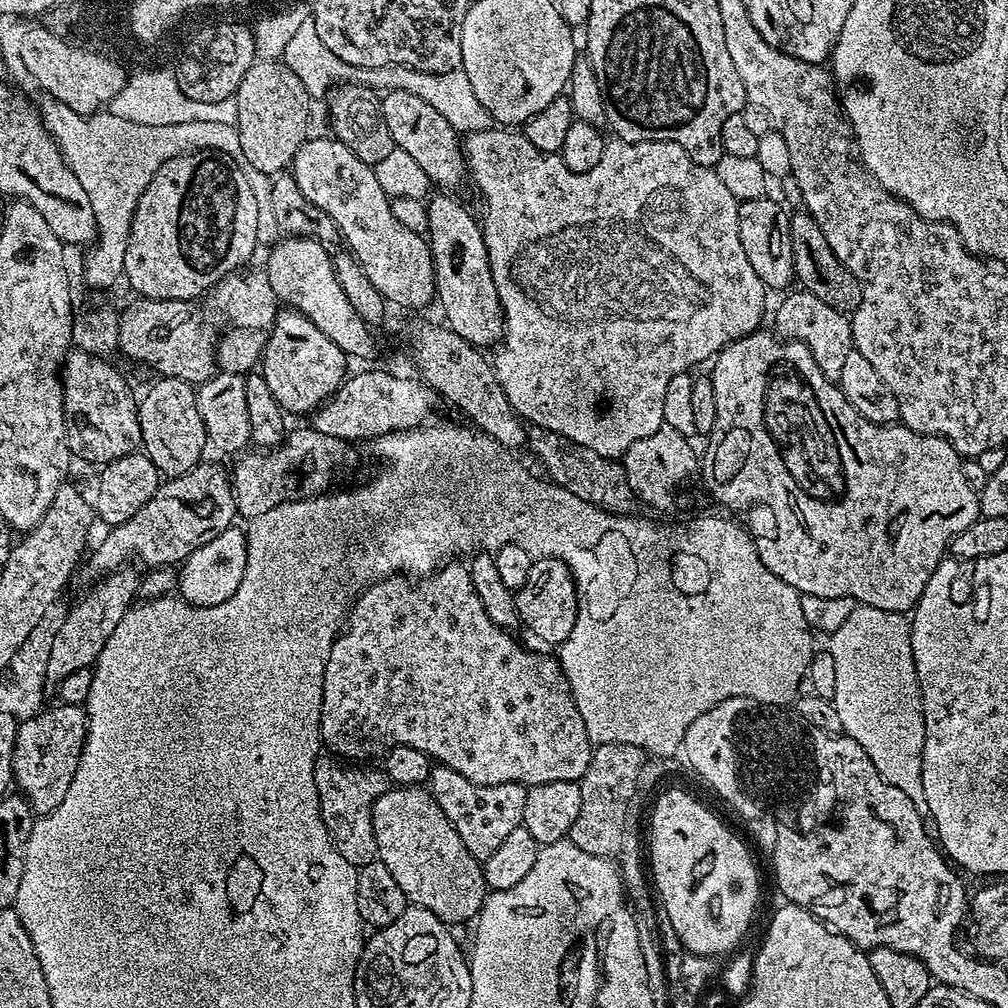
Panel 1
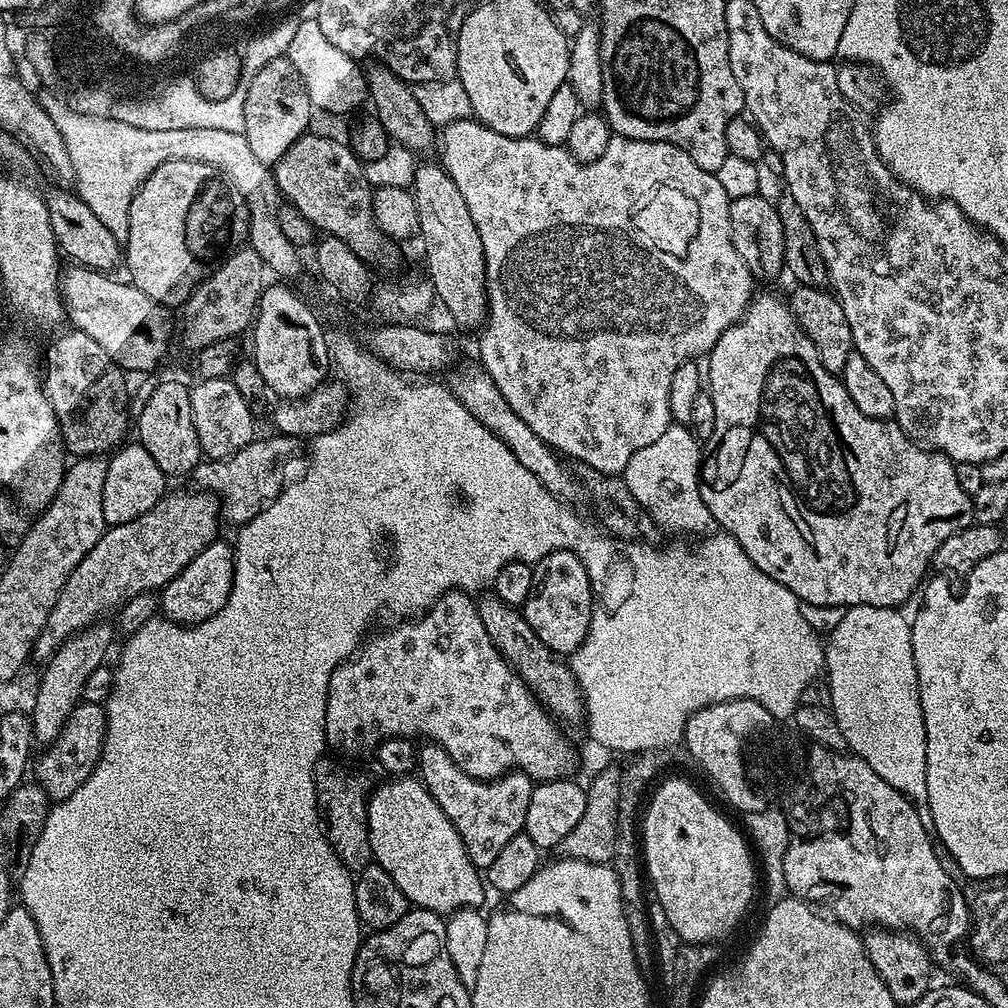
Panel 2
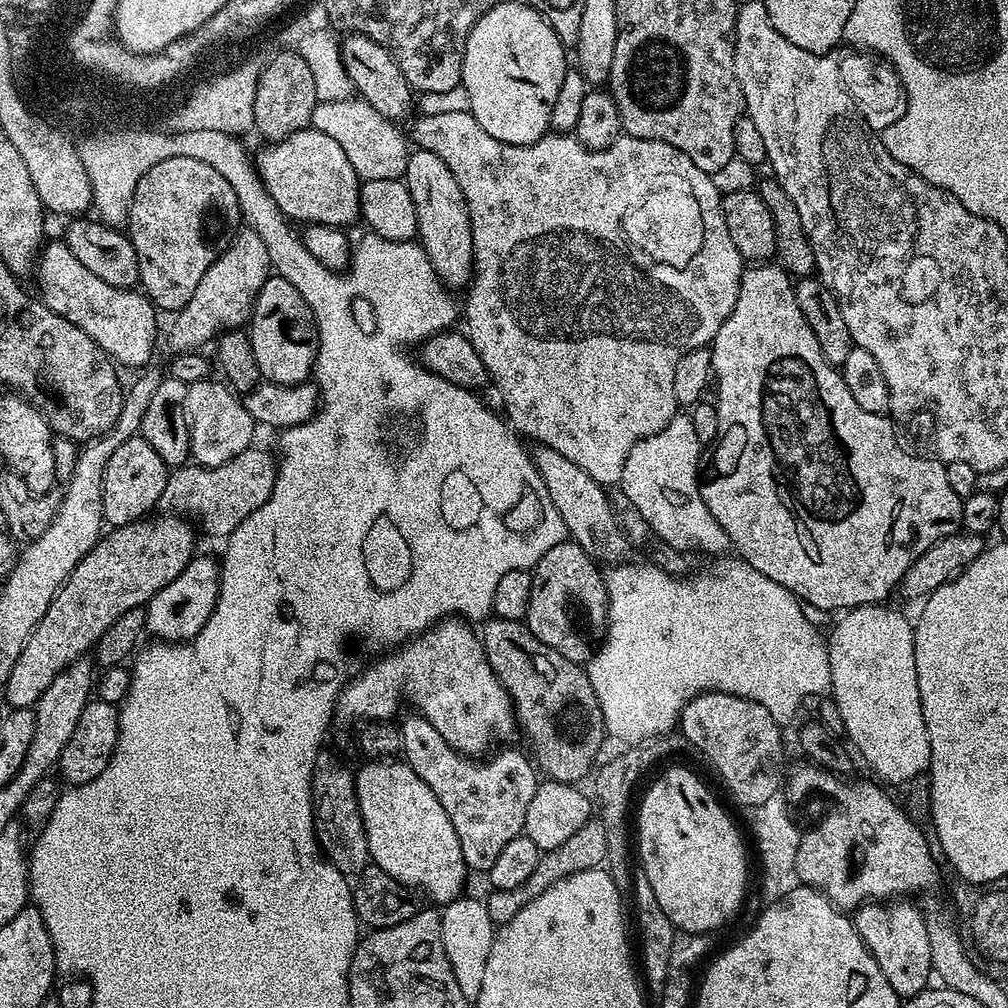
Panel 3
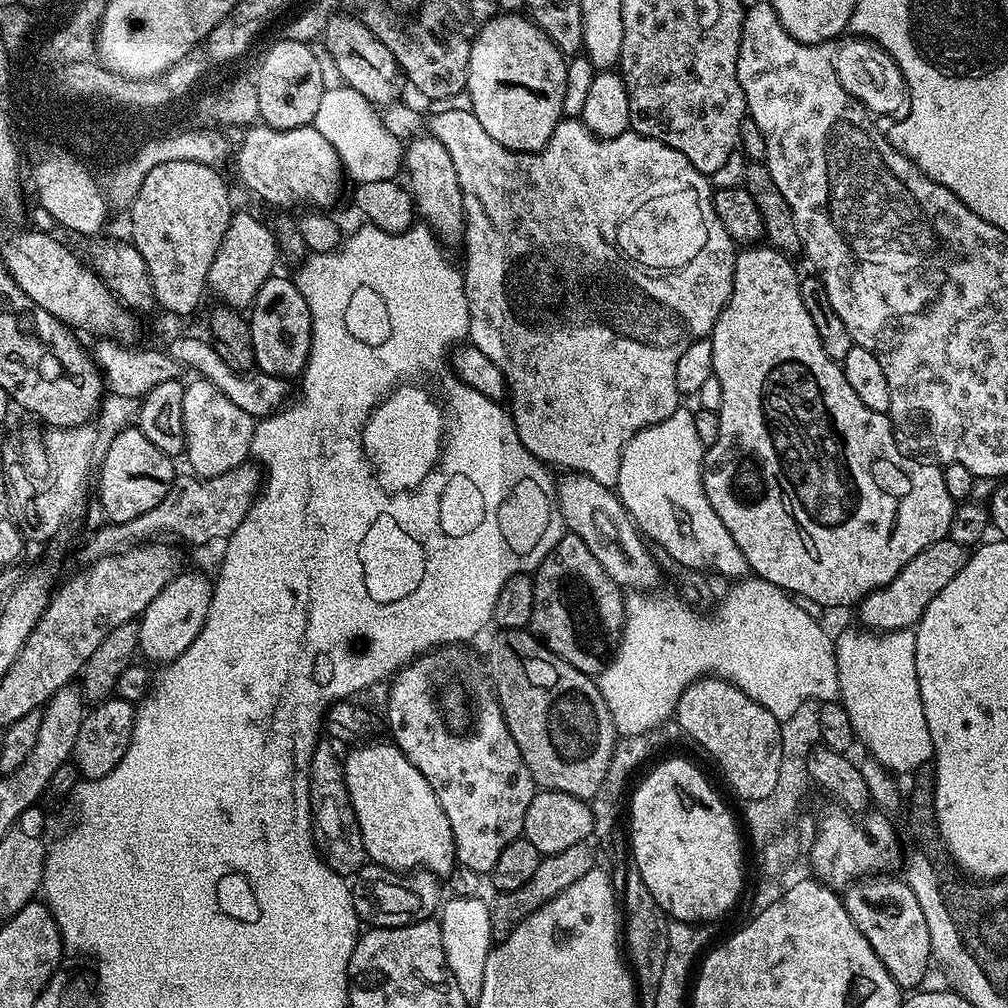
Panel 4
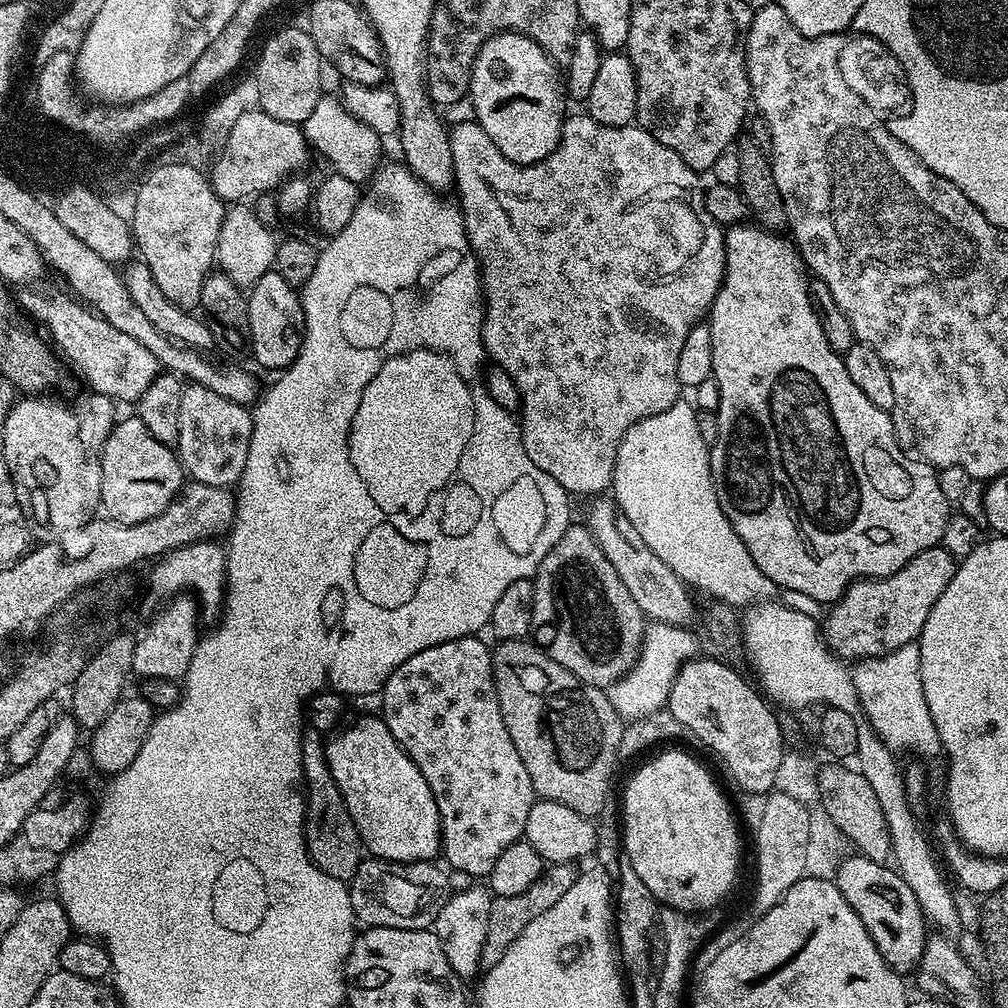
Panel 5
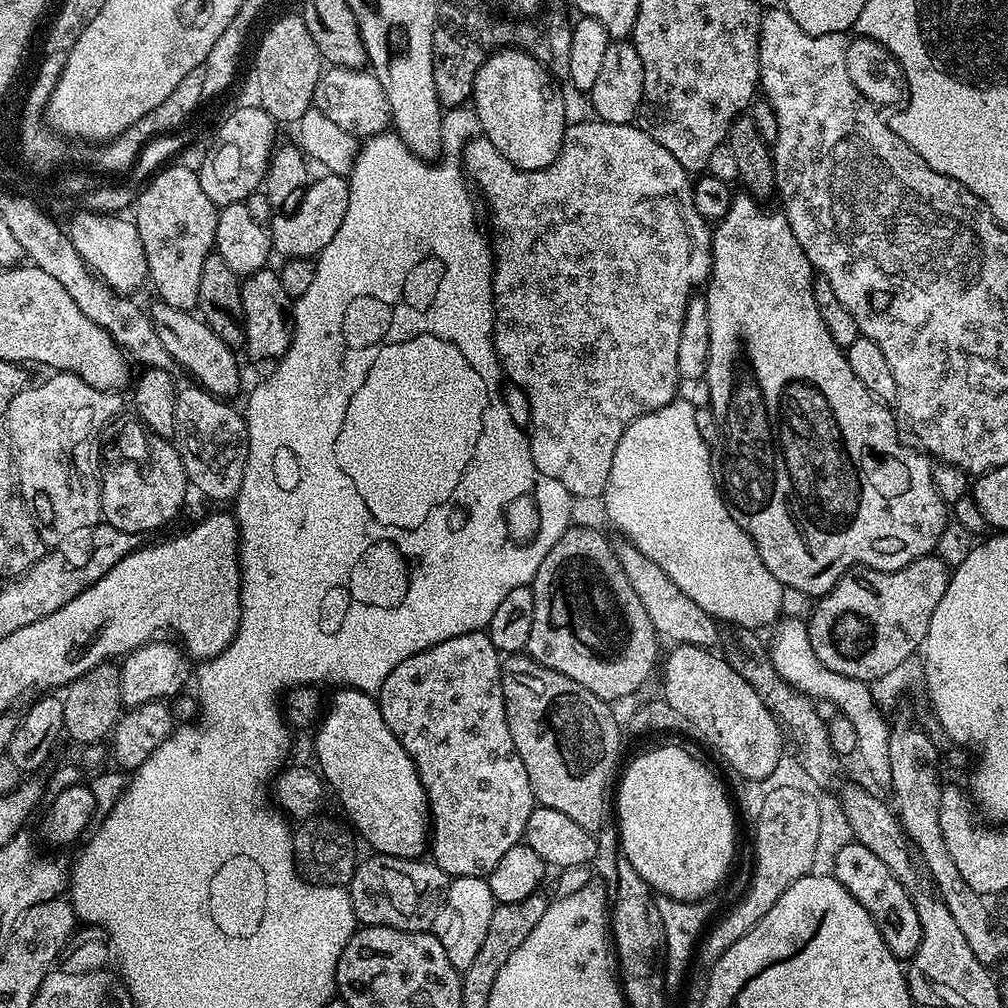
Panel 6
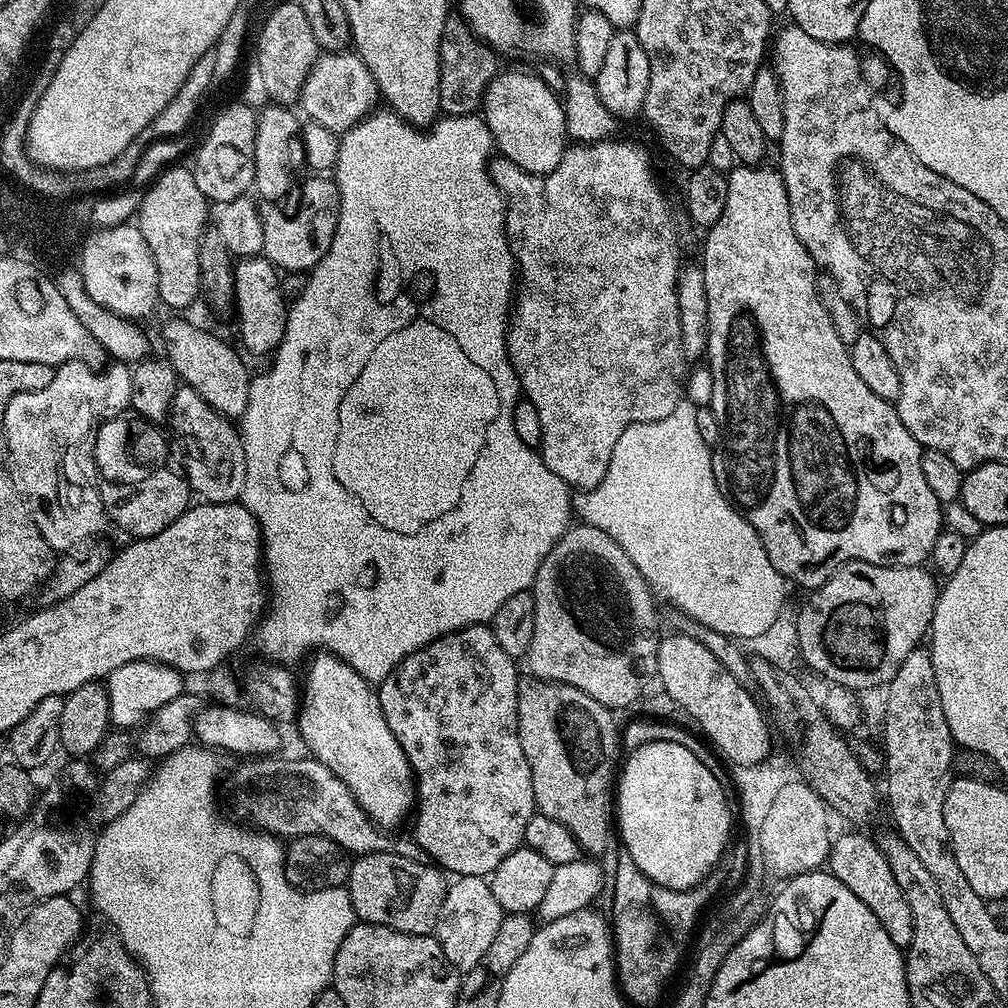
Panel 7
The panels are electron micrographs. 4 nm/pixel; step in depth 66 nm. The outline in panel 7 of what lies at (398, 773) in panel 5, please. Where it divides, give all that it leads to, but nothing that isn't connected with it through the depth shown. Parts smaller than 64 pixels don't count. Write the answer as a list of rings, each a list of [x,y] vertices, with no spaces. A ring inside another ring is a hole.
[[[330,652],[313,655],[307,664],[304,680],[302,676],[298,725],[305,746],[312,751],[311,759],[322,763],[346,784],[358,806],[377,827],[398,827],[413,811],[416,785],[406,754],[382,714],[379,691],[358,670]]]

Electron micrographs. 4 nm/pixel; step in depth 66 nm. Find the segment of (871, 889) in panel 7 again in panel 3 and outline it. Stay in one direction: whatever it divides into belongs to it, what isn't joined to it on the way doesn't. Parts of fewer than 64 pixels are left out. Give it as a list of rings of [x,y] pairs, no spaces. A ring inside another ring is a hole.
[[[893,898],[883,902],[869,902],[860,905],[854,912],[856,933],[868,947],[869,954],[878,962],[886,982],[897,996],[916,996],[929,987],[933,979],[932,959],[930,958],[930,934],[926,934],[926,916],[904,898]]]

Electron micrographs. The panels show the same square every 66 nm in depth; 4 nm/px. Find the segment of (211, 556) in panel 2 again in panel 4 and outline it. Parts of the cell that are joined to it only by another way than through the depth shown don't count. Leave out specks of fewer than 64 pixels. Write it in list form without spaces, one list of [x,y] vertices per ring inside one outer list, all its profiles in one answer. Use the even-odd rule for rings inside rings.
[[[184,570],[177,574],[164,587],[162,594],[158,594],[158,598],[154,598],[154,602],[150,602],[150,606],[146,606],[144,615],[139,617],[139,655],[145,656],[143,659],[148,662],[151,662],[150,660],[160,660],[159,662],[177,660],[190,646],[190,642],[194,642],[194,638],[198,638],[198,634],[206,622],[213,587],[213,581],[209,577],[207,580],[200,572]]]

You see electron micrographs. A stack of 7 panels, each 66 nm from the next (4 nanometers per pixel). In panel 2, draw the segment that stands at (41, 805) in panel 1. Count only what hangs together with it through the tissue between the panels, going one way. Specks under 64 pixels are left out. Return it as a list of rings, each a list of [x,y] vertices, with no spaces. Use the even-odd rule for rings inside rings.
[[[81,702],[77,704],[63,728],[52,737],[50,743],[45,747],[49,748],[41,754],[40,761],[37,764],[35,761],[34,764],[35,783],[43,786],[49,801],[59,802],[67,798],[74,789],[82,786],[82,782],[94,770],[94,766],[100,761],[105,726],[104,704]]]

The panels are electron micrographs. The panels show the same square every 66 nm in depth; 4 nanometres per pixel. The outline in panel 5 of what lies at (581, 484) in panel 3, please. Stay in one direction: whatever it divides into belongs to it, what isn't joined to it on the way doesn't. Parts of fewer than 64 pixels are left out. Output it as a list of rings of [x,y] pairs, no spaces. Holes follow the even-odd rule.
[[[600,498],[592,503],[594,504],[588,514],[588,520],[586,519],[586,526],[598,542],[603,556],[617,571],[618,578],[625,583],[626,590],[633,595],[634,602],[643,610],[645,617],[657,623],[693,627],[692,624],[698,620],[698,606],[687,584],[674,574],[674,570],[671,570],[658,554],[650,550],[638,530],[634,529],[633,523],[626,518],[613,499]]]

